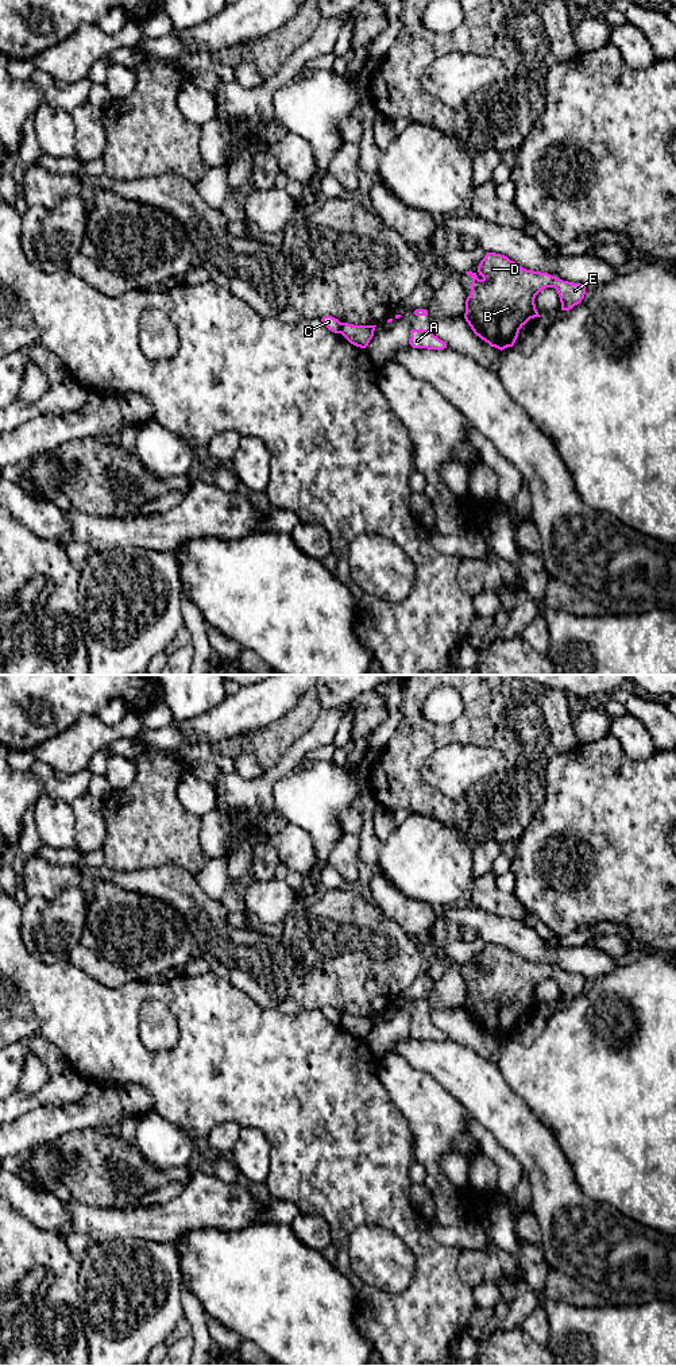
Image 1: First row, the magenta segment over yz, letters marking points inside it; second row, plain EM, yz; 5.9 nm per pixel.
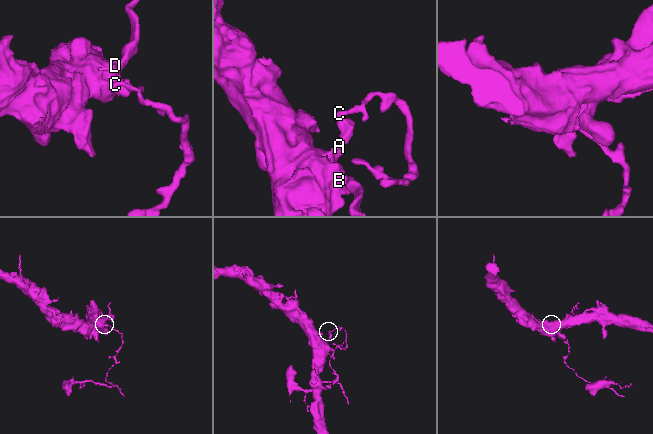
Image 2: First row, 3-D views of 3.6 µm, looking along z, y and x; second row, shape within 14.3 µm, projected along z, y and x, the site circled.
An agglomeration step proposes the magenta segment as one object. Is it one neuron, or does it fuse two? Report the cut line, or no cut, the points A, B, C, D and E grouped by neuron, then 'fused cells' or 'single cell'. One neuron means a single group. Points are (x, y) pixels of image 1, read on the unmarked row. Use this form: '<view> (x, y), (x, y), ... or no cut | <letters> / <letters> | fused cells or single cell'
yz (343, 1014), (339, 1023) | A B D E / C | fused cells

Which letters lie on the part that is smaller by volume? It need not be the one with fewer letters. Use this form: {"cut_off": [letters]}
{"cut_off": ["C"]}

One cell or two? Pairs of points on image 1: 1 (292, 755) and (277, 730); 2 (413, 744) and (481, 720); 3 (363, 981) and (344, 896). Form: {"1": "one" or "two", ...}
{"1": "two", "2": "one", "3": "one"}

